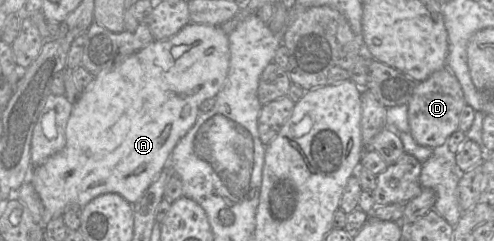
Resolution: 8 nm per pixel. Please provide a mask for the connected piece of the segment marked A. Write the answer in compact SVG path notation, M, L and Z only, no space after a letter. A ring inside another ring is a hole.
M190 22L171 38L153 40L145 48L125 58L119 66L95 76L72 106L64 148L44 164L33 167L27 180L38 193L48 217L62 216L70 204L84 207L104 193L118 193L131 205L137 202L159 172L168 167L172 150L201 114L201 103L214 98L220 91L229 65L229 40L222 28ZM181 45L189 46L189 50L174 58L172 47ZM186 105L191 107L191 112L189 116L181 117Z

